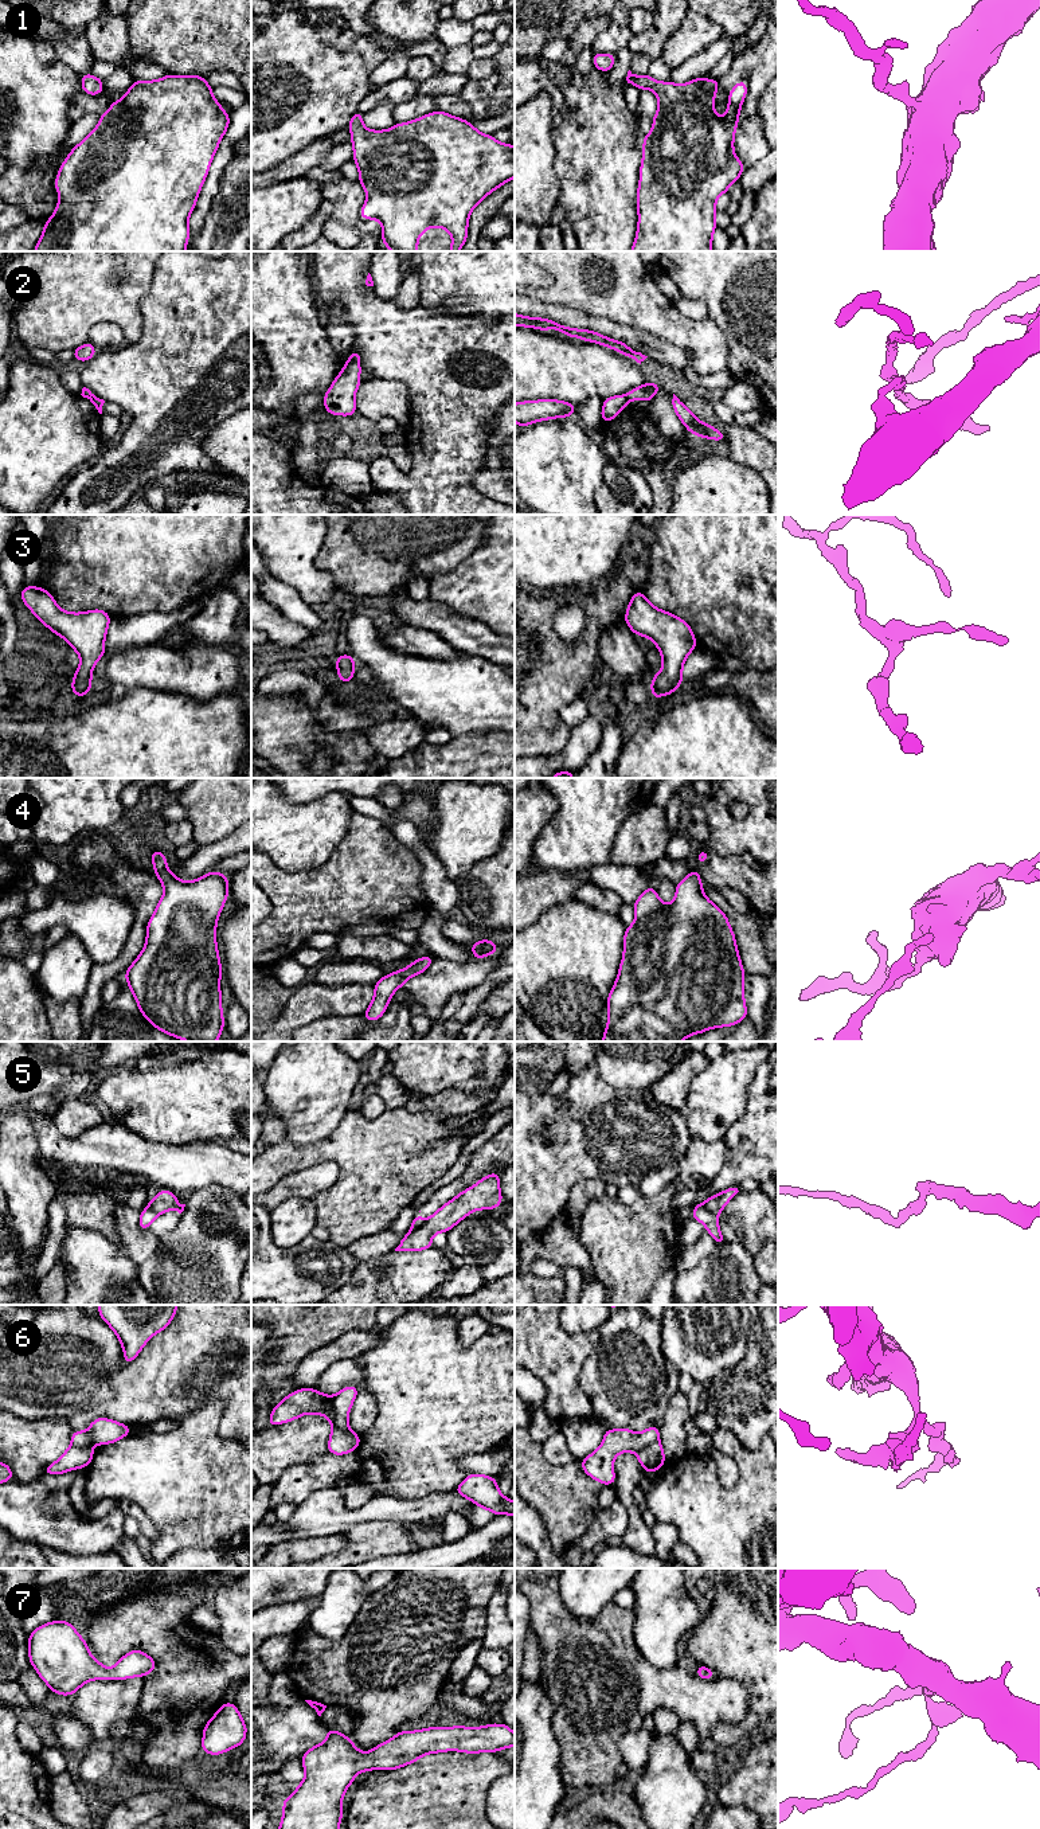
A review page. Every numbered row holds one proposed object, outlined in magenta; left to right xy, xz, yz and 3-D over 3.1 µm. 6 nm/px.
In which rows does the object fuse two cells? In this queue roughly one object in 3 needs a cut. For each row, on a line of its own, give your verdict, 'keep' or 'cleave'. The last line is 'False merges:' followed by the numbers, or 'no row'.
1: keep
2: cleave
3: keep
4: keep
5: cleave
6: cleave
7: keep
False merges: 2, 5, 6

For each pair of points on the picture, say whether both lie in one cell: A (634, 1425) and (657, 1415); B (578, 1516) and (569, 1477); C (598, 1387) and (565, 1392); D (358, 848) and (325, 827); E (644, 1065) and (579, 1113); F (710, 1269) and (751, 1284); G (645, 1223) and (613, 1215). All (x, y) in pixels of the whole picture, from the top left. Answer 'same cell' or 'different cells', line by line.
A: same cell
B: same cell
C: different cells
D: different cells
E: different cells
F: same cell
G: same cell

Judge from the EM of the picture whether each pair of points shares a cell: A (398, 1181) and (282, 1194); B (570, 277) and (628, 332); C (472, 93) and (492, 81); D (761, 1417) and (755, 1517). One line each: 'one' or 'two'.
A: two
B: two
C: one
D: two

